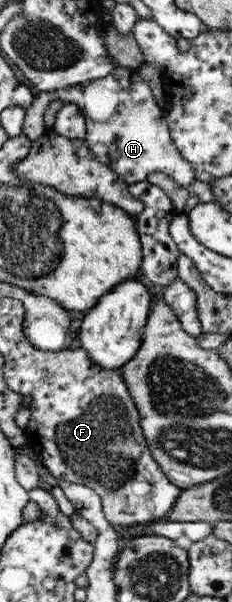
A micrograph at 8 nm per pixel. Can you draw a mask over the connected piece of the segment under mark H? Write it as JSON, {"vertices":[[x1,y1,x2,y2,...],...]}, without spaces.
{"vertices":[[119,66,97,81,77,85,73,89,63,89,55,93,40,92,31,107,27,110,24,121,24,134,33,142,42,135,45,108,53,100,74,103,84,111,87,122,84,140,92,156,111,170,123,176,128,185,148,181,149,175,155,172,165,173,175,181,177,186,190,189,196,181,197,173,189,160,183,157,175,141,167,119,159,109,149,87,127,87,133,71,129,67]]}

